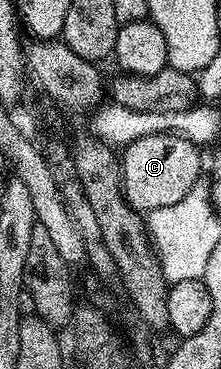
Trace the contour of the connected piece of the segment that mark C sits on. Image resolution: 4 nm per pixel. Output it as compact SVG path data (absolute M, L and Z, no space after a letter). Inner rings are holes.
M150 135L137 138L137 142L126 145L121 152L121 185L123 198L128 207L137 213L146 214L161 210L161 206L173 206L193 190L205 168L205 160L199 157L200 149L193 143L173 136Z

